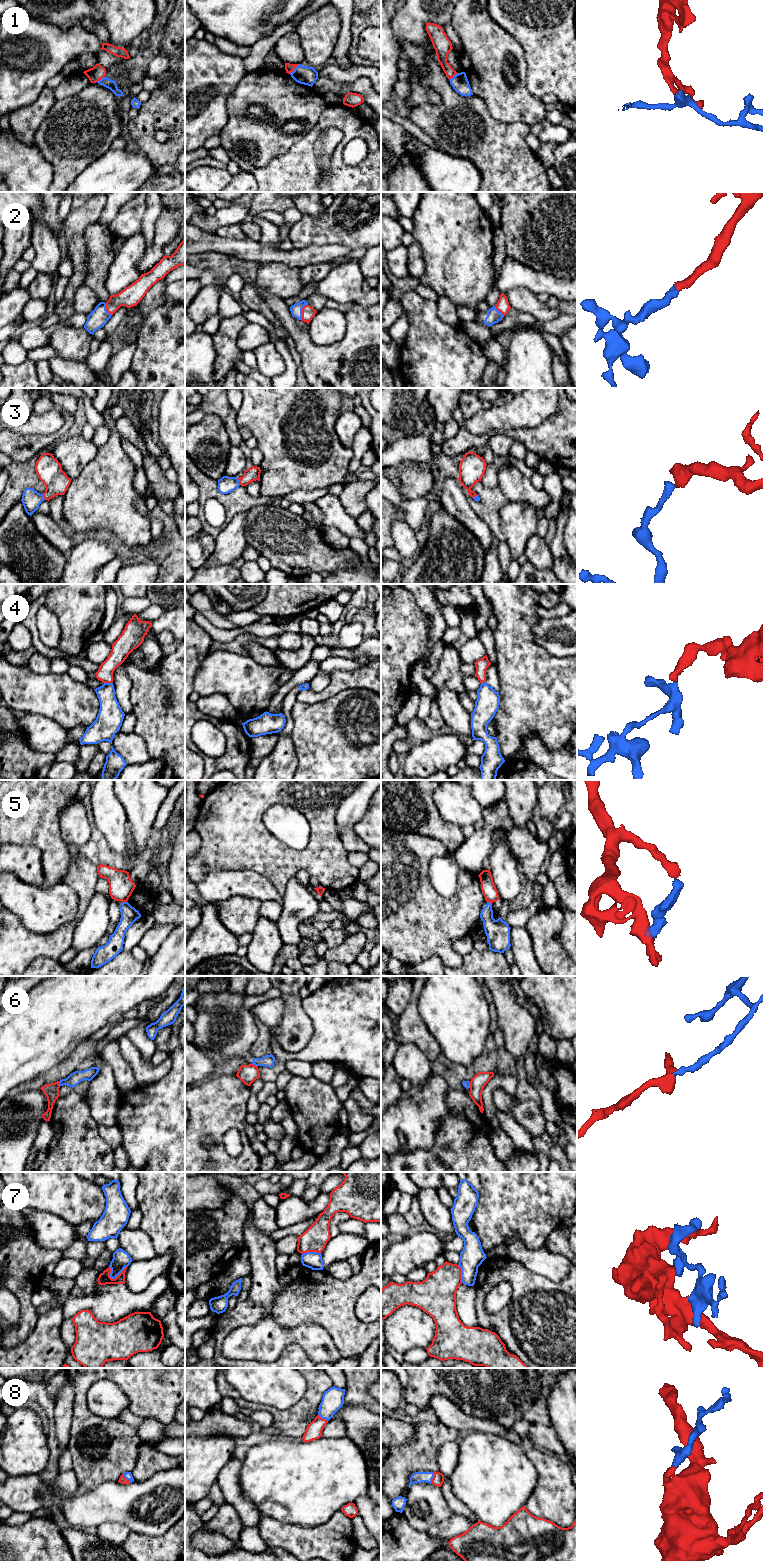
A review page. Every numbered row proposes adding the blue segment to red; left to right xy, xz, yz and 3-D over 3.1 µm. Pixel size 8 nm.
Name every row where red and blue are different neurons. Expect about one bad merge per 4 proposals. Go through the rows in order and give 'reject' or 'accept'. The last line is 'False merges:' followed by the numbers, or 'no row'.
1: reject
2: accept
3: accept
4: accept
5: reject
6: reject
7: reject
8: accept
False merges: 1, 5, 6, 7

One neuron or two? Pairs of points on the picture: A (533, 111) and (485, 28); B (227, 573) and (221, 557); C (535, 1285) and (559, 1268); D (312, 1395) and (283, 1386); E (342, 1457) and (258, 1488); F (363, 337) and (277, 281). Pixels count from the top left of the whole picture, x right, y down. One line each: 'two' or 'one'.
A: one
B: two
C: two
D: two
E: one
F: two

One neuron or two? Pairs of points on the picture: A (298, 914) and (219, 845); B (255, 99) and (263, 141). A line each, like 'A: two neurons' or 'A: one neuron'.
A: two neurons
B: one neuron

